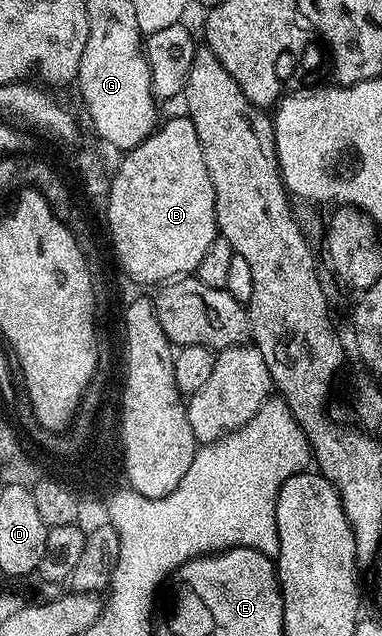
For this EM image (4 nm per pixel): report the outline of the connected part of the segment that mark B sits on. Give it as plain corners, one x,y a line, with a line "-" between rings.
188,115
173,116
169,121
162,123
160,127
153,131
139,146
128,149
121,160
121,165
117,168
117,173
112,173
107,184
107,203
103,209
105,220
109,223
109,236
113,239
113,252
117,255
117,260
121,263
121,268
137,284
160,285
174,278
180,278
196,273
199,261
203,254
207,254
207,249
211,246
213,239
219,235
217,230
217,215
215,214
215,186
211,186
211,174
207,174
207,162
203,162
203,146
199,146
199,134
195,134
195,126

